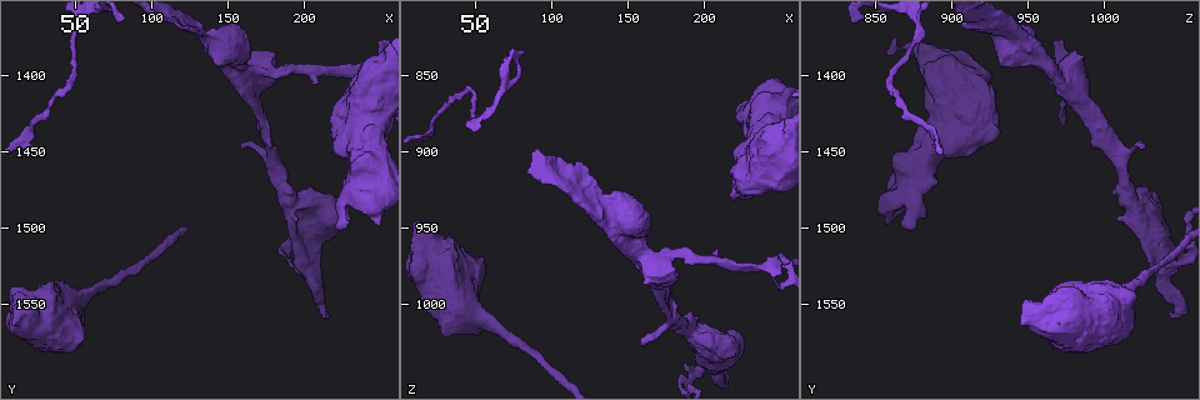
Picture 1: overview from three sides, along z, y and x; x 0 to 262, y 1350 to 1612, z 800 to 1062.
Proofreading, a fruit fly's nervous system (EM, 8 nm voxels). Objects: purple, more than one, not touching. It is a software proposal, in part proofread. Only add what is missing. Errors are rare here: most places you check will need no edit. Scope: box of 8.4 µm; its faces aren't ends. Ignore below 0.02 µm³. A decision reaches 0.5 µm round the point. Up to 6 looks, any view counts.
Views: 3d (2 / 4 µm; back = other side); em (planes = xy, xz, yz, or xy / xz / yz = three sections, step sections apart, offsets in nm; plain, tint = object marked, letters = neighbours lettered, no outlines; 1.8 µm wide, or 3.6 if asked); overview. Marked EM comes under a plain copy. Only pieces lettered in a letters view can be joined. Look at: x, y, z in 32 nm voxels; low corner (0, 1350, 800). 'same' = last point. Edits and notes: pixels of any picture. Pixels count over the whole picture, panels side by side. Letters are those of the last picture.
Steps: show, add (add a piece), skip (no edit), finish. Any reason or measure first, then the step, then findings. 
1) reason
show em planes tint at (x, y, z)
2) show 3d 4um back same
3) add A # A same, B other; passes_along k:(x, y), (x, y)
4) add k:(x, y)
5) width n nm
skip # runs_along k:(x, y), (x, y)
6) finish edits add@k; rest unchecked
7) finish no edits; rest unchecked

show 3d 4um at (52, 1562, 976)

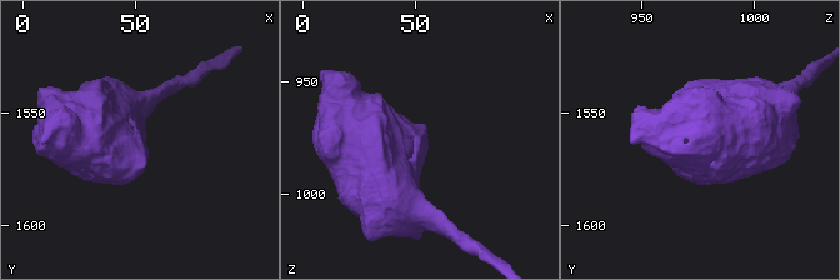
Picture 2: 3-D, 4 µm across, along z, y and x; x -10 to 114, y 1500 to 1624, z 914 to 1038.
show em 3.6um planes letters at (53, 1560, 977)

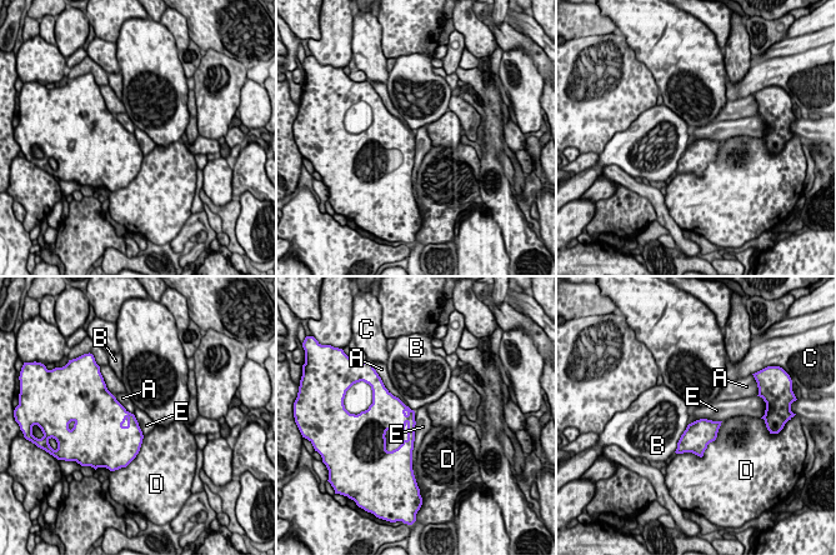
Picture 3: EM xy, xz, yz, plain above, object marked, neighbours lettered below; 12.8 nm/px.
skip # A other, B other, C other, D other, E other; border 3:(415, 411), (415, 440), (411, 459); none of them fits

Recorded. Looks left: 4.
an open end
show em planes letters at (160, 1448, 1024)

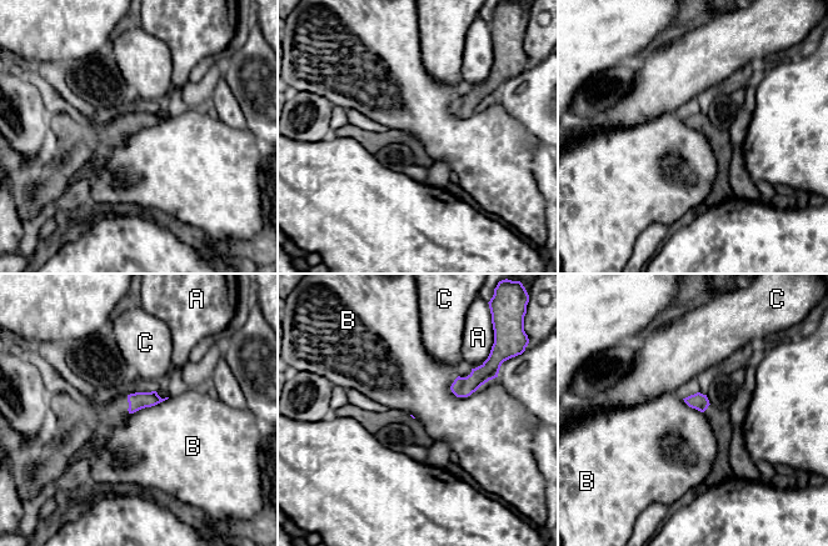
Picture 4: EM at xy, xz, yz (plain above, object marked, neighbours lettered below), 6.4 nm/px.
skip # A other, B other, C other; border 4:(497, 376), (467, 396), (449, 389); none of them fits

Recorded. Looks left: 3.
an open end
show em planes letters at (216, 1560, 1044)

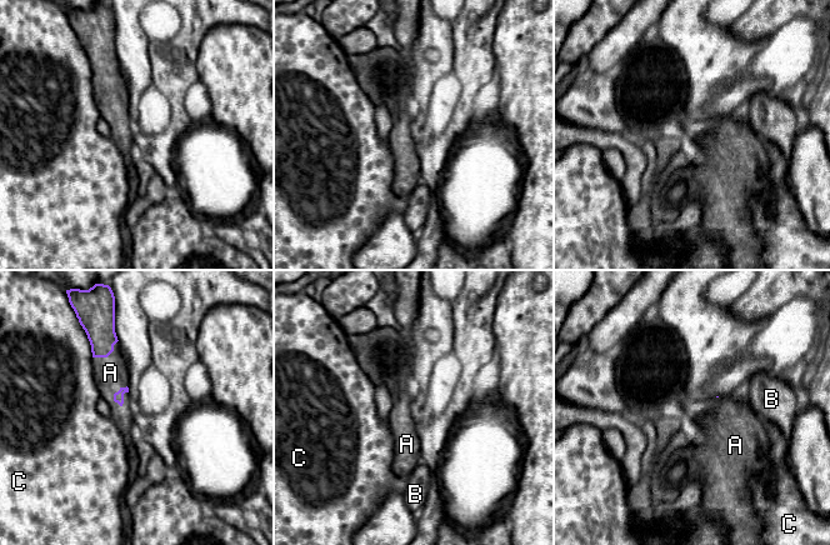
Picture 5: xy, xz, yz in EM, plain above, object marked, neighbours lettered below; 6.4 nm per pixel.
longest_contact A 150 nm
add A # A same, B other, C other; passes_along 5:(118, 396), (114, 394), (110, 373); the neuron continues

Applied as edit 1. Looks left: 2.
finish edits add@5; rest unchecked

